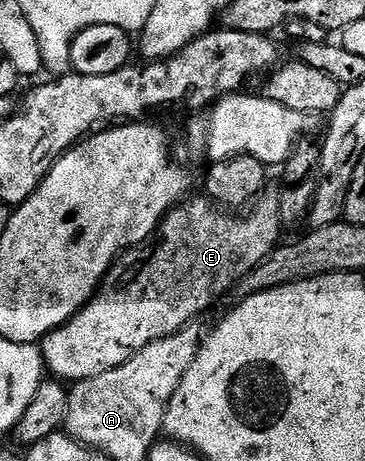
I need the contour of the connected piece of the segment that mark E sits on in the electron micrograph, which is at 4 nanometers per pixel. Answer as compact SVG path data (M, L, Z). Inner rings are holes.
M265 192L255 208L248 211L253 213L245 212L243 215L233 215L217 207L207 196L199 196L185 199L168 210L155 240L143 247L129 248L104 276L96 296L90 298L66 324L59 325L44 338L44 364L53 378L75 383L122 367L122 363L138 355L142 347L166 339L193 324L199 313L206 312L215 303L216 297L239 285L246 274L254 271L254 267L258 267L258 263L262 263L262 259L269 257L281 244L280 199L275 192Z

